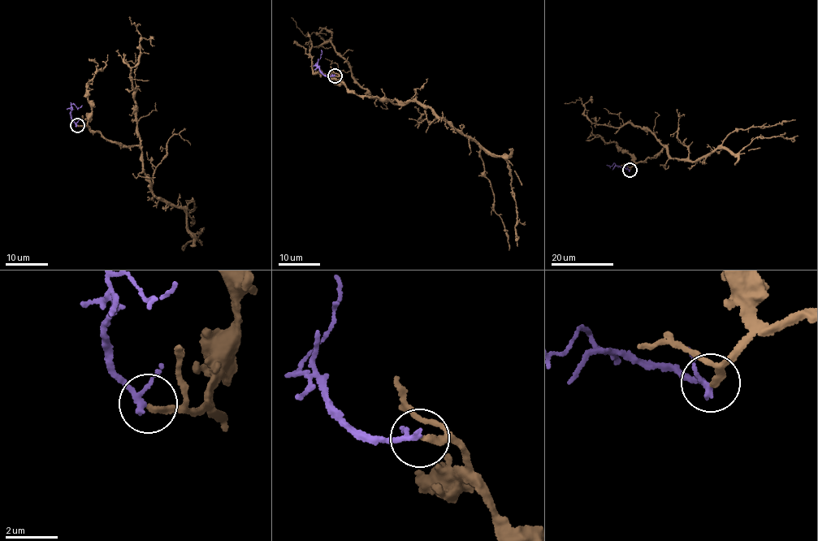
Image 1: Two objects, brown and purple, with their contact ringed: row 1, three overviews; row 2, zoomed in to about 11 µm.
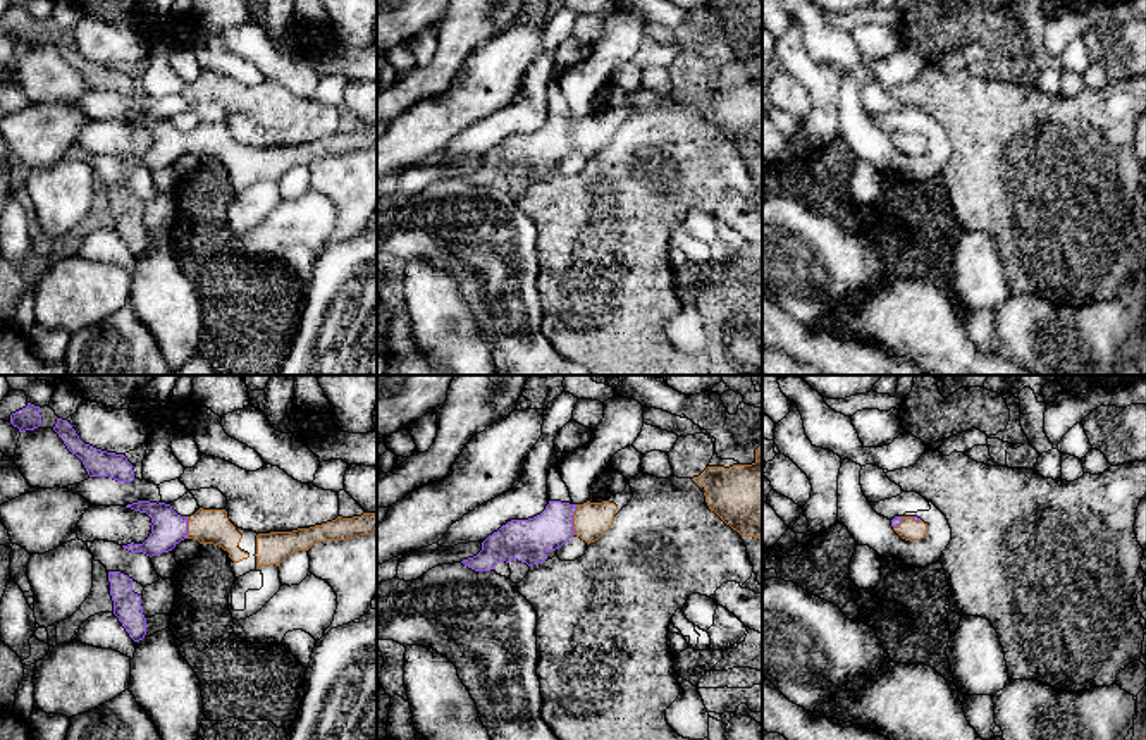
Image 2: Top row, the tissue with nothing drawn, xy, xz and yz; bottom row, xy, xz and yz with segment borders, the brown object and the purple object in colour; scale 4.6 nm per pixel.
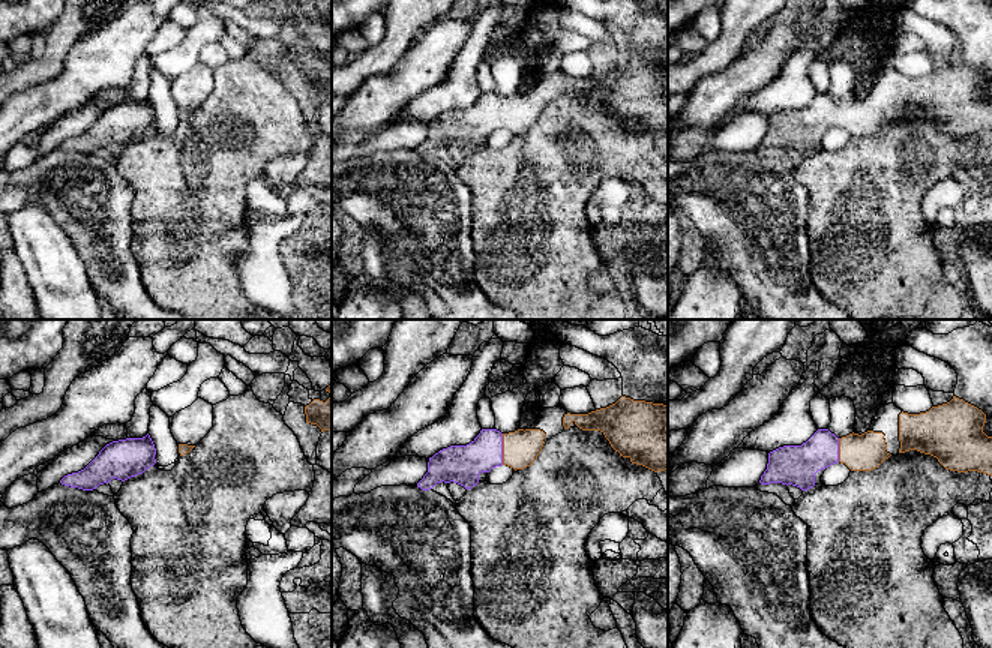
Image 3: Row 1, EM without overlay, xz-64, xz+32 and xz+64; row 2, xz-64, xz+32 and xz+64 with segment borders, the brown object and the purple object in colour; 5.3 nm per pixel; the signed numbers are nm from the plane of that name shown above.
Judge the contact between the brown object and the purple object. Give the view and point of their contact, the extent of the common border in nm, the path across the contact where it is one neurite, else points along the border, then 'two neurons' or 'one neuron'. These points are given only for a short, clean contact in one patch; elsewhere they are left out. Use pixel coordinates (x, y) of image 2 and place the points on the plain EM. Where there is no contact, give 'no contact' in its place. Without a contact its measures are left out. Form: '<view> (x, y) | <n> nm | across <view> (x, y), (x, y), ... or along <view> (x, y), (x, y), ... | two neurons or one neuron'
xz (573, 135) | 150 nm | one neuron

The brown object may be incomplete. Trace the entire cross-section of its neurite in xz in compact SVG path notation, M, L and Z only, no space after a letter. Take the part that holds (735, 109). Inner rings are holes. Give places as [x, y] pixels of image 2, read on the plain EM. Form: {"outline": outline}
{"outline": "M762 59L752 79L707 81L692 93L705 107L705 117L742 153L762 155Z"}

